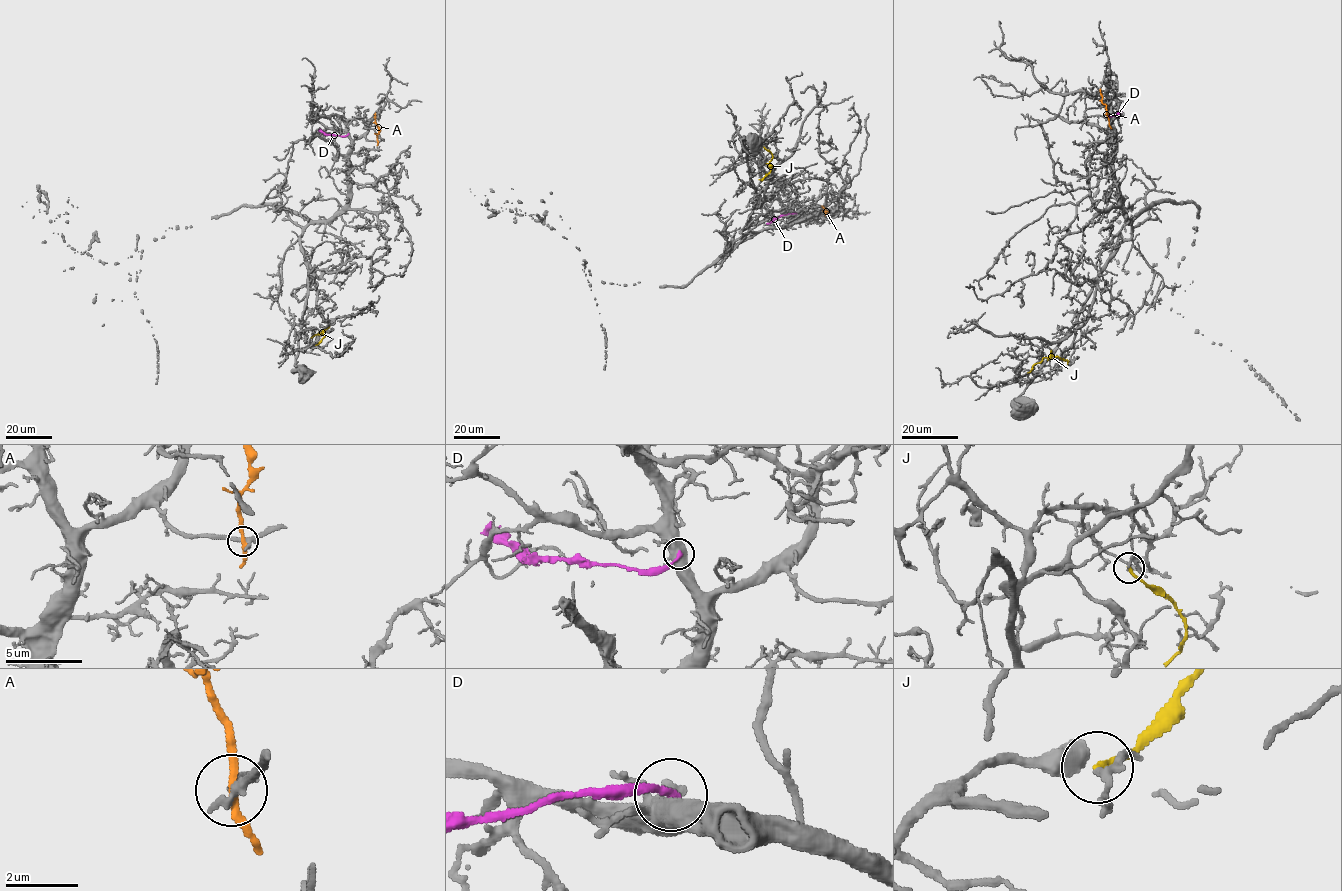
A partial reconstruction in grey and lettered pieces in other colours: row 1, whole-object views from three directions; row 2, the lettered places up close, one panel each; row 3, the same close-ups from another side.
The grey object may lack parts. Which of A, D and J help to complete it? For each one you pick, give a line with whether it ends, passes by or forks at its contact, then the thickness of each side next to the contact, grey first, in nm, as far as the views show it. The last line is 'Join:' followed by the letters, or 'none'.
Join: none

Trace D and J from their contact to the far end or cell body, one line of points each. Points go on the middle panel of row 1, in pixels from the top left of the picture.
D: (796, 213), (780, 215), (767, 223)
J: (764, 147), (772, 156), (769, 162), (770, 171), (759, 179)

